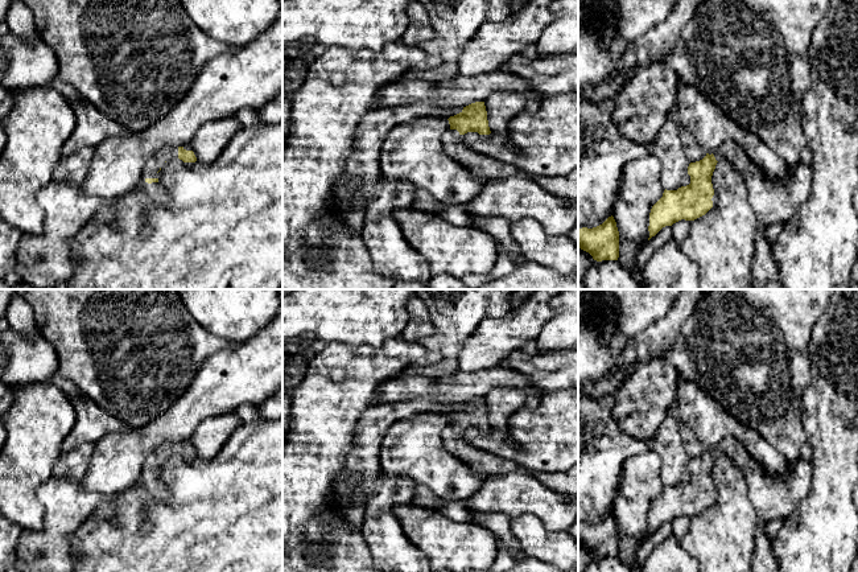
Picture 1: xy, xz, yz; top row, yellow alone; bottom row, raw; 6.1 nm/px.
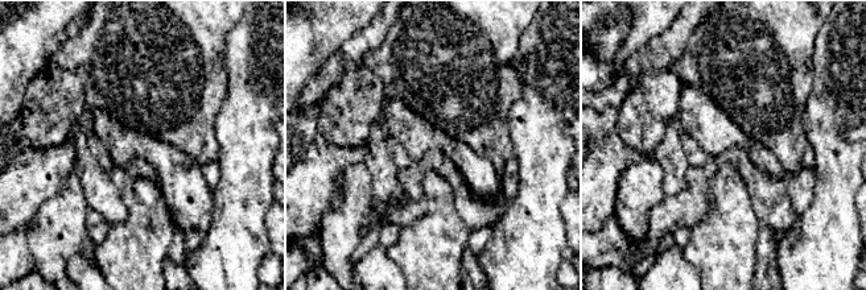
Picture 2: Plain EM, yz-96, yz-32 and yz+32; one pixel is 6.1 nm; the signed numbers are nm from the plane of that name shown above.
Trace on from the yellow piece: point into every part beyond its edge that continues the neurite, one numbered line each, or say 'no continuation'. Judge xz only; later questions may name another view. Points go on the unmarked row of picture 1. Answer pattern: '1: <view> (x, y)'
1: xz (486, 464)

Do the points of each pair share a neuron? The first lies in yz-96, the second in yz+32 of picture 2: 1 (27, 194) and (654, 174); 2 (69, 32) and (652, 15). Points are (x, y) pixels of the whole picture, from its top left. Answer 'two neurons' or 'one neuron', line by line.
1: two neurons
2: two neurons

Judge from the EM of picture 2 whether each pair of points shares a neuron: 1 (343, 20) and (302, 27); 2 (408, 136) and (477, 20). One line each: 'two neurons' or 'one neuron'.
1: one neuron
2: two neurons

